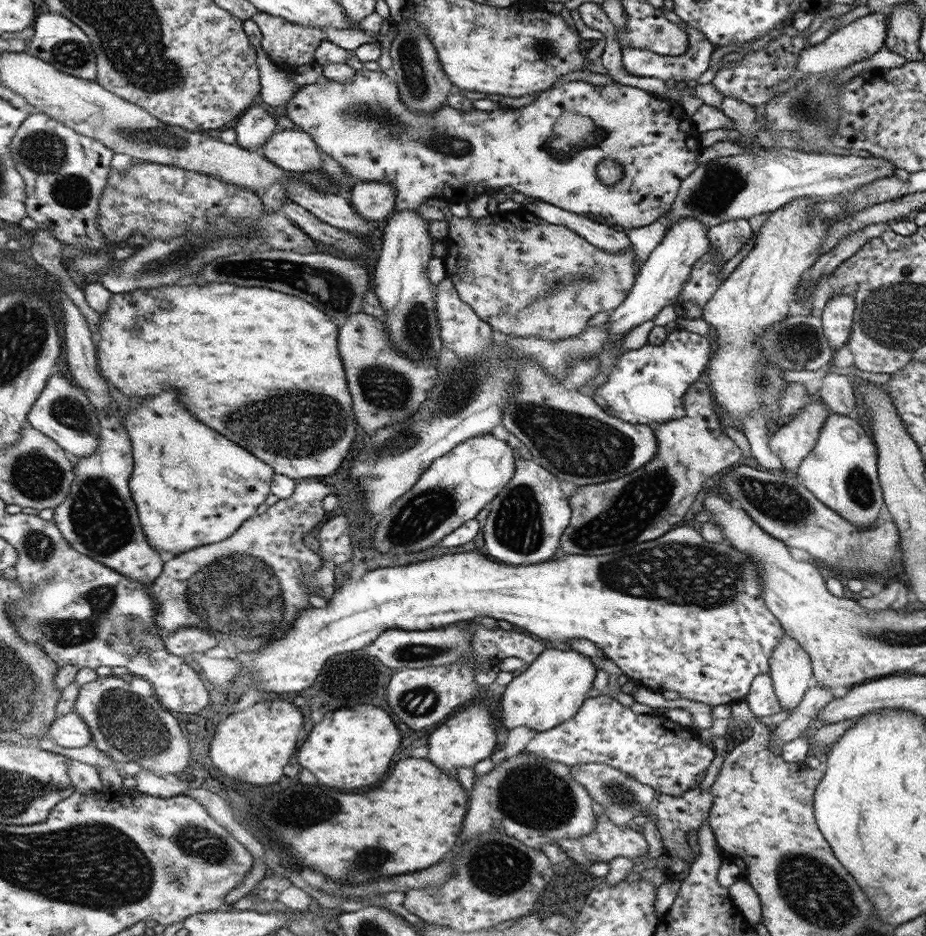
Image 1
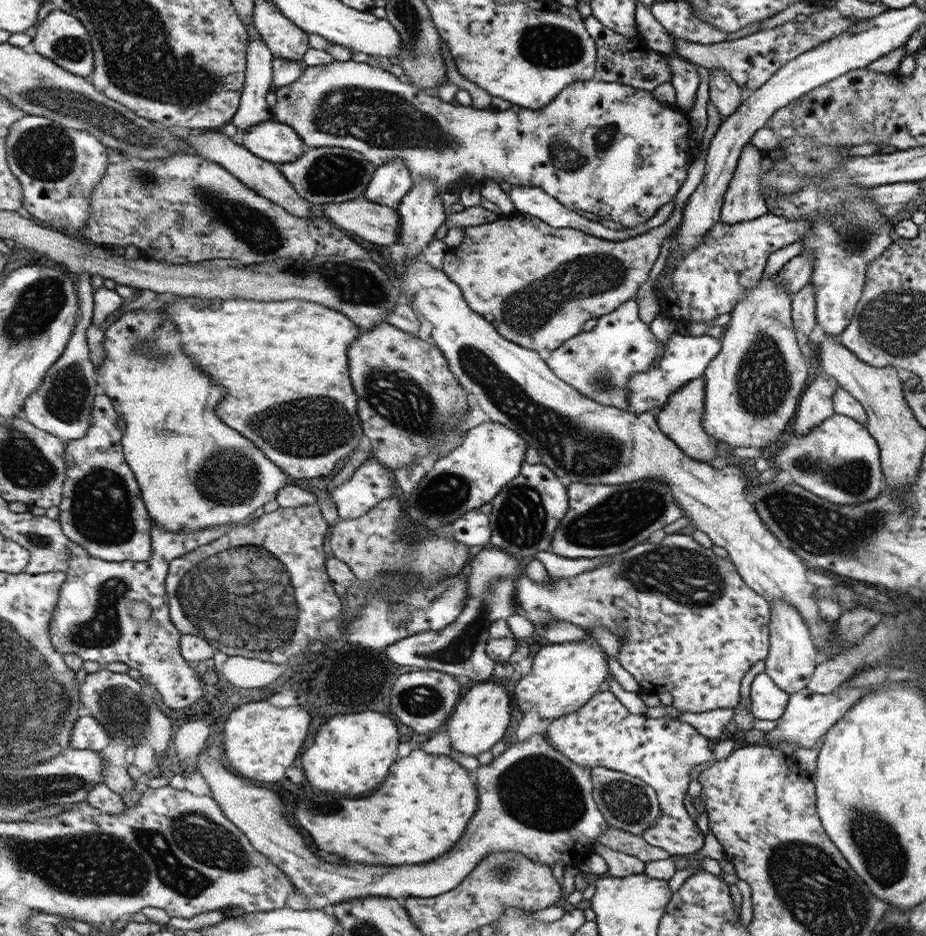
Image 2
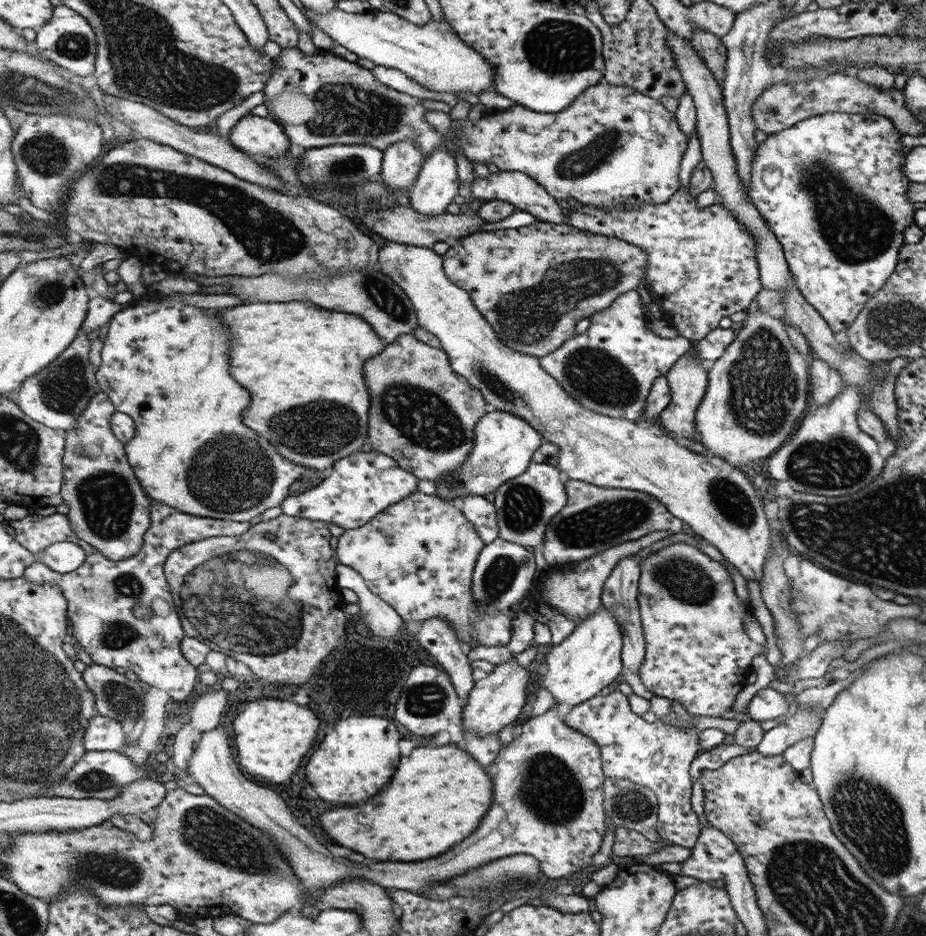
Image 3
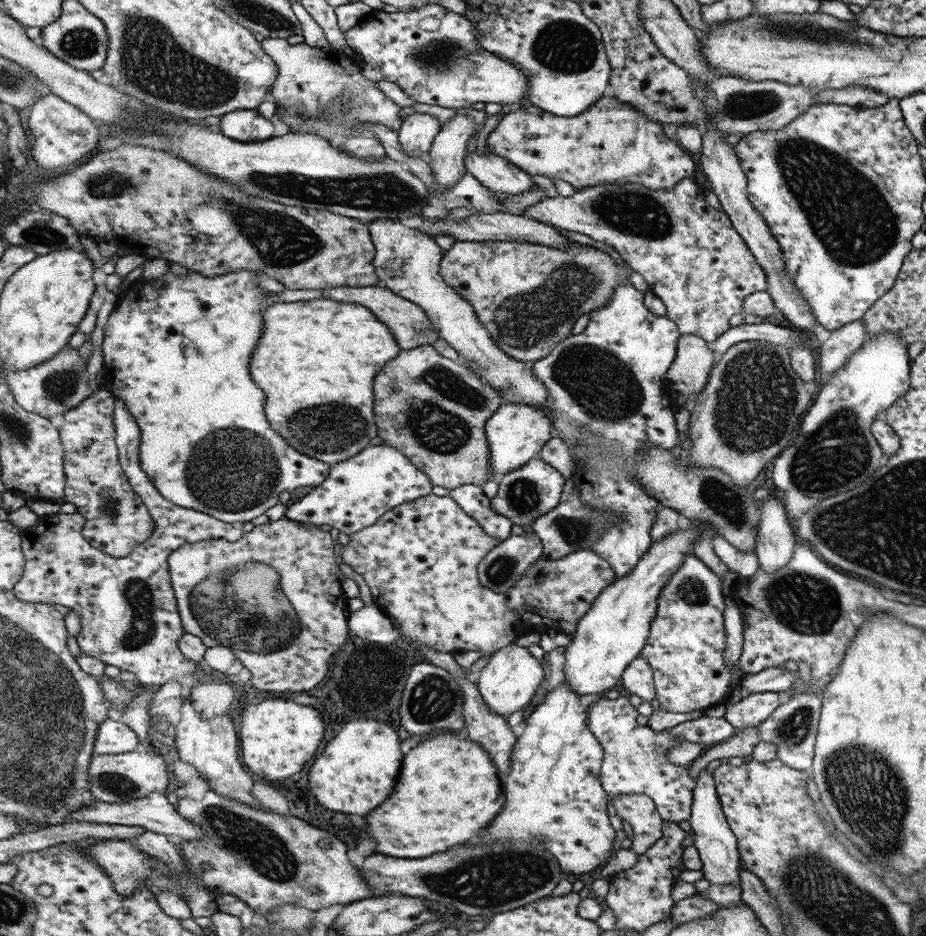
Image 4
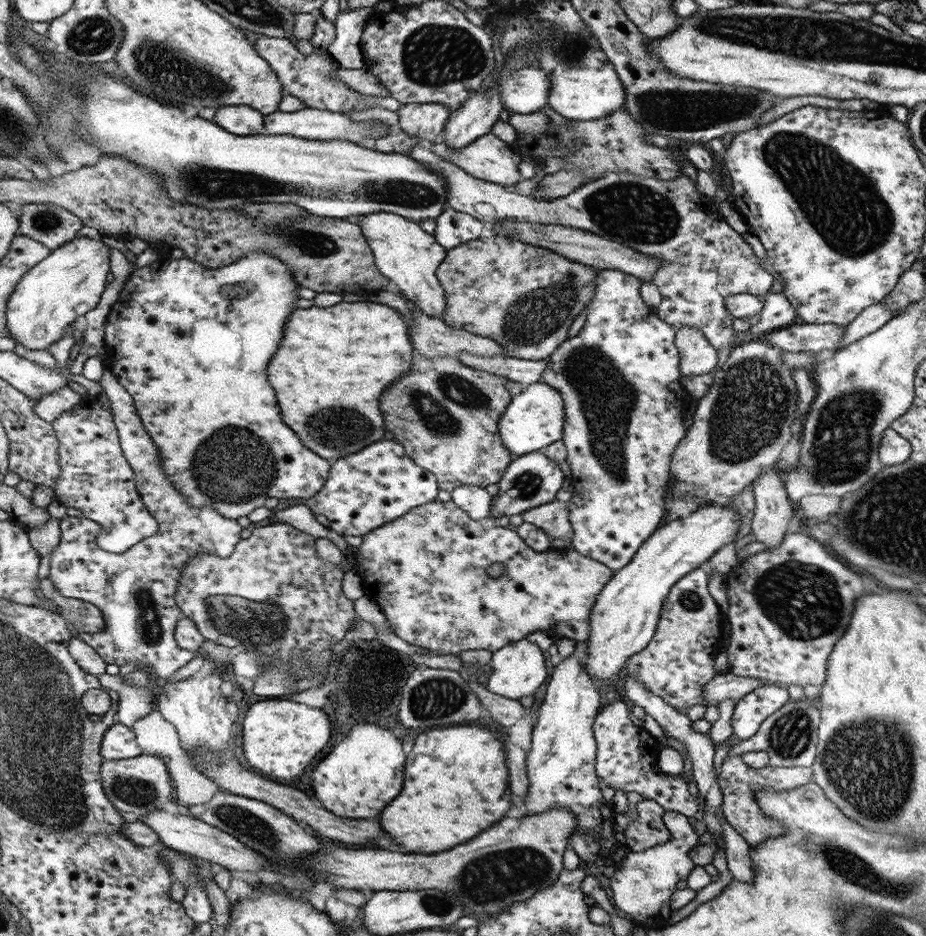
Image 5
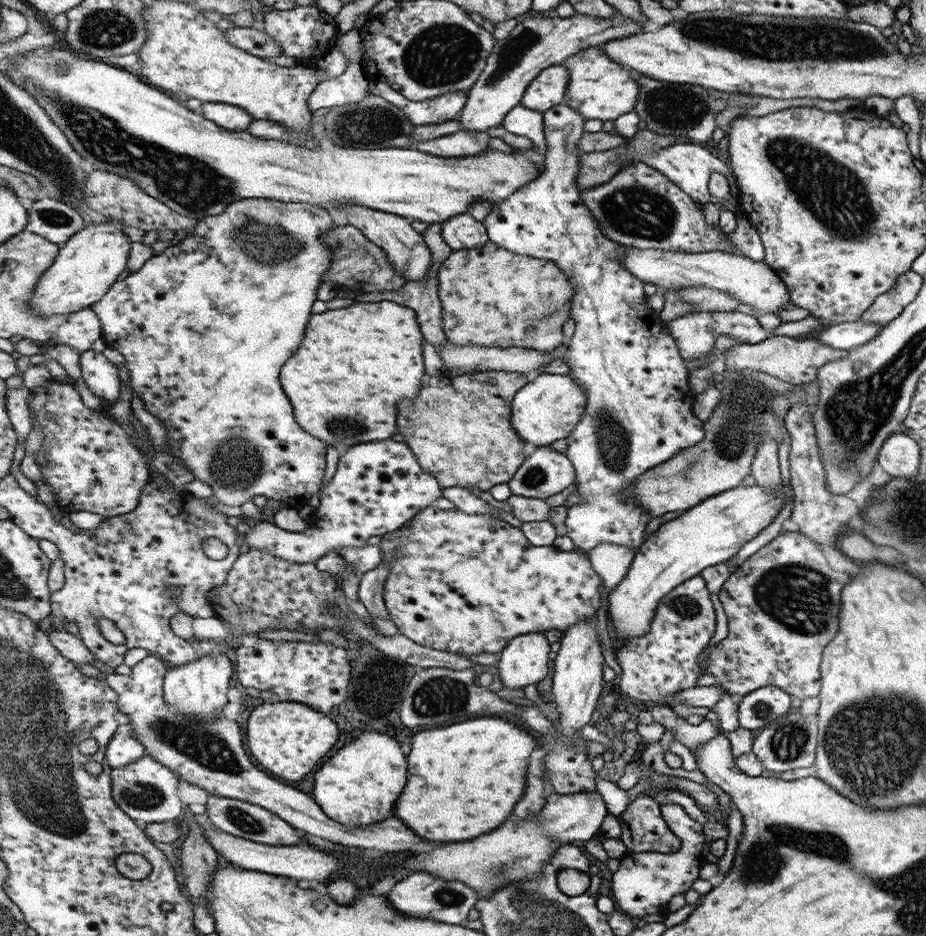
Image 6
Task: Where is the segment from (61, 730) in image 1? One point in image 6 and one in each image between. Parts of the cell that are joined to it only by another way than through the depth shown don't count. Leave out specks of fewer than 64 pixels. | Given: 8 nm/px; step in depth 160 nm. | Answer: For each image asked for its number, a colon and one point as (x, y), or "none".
2: (88, 733)
3: (103, 734)
4: (113, 737)
5: (119, 742)
6: (123, 749)

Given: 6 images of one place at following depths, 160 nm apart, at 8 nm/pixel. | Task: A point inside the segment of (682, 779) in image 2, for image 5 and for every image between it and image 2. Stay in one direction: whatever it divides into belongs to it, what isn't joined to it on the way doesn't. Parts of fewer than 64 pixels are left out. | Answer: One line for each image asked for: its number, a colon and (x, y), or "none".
3: (657, 756)
4: (635, 761)
5: (627, 755)

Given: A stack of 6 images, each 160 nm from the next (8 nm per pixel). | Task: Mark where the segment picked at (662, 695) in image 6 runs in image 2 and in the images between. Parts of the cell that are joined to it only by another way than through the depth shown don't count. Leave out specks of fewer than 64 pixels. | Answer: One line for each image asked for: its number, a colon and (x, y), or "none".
2: (698, 651)
3: (697, 653)
4: (685, 650)
5: (678, 665)

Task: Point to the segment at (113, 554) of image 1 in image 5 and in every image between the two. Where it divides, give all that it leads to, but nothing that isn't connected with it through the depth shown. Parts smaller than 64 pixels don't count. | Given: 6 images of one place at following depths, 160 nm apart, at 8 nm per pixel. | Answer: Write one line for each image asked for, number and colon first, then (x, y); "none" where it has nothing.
2: (102, 510)
3: (109, 508)
4: (117, 518)
5: (96, 477)

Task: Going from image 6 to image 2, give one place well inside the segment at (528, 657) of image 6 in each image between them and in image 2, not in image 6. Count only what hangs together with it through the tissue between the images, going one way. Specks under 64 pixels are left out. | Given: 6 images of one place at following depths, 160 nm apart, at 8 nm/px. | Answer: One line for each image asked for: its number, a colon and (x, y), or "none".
2: (480, 720)
3: (494, 702)
4: (510, 679)
5: (519, 668)

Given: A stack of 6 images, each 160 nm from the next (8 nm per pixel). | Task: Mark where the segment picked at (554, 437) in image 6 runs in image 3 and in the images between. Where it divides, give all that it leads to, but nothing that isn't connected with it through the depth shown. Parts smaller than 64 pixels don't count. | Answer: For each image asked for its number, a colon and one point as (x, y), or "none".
3: (504, 445)
4: (517, 432)
5: (536, 418)

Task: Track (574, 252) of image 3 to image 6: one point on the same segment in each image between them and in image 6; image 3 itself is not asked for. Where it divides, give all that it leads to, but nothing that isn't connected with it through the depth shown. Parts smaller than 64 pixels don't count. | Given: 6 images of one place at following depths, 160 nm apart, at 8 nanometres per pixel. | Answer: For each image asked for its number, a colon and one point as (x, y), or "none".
4: (527, 295)
5: (525, 297)
6: (491, 296)

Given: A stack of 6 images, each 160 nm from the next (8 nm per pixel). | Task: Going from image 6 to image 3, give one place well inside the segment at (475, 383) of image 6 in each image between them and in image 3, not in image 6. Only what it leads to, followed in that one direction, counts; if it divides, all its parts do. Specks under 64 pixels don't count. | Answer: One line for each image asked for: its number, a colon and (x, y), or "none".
3: (425, 413)
4: (440, 408)
5: (446, 415)

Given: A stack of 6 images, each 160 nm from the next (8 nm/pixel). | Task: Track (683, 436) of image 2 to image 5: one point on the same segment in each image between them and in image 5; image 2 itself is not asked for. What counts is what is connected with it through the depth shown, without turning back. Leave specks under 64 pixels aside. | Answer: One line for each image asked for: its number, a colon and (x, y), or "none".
3: (688, 381)
4: (695, 358)
5: (698, 356)

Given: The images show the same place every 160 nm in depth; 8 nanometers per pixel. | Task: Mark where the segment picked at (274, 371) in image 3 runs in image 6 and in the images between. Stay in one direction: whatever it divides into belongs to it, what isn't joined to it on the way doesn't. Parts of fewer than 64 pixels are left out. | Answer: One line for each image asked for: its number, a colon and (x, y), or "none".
4: (316, 356)
5: (336, 362)
6: (357, 363)

